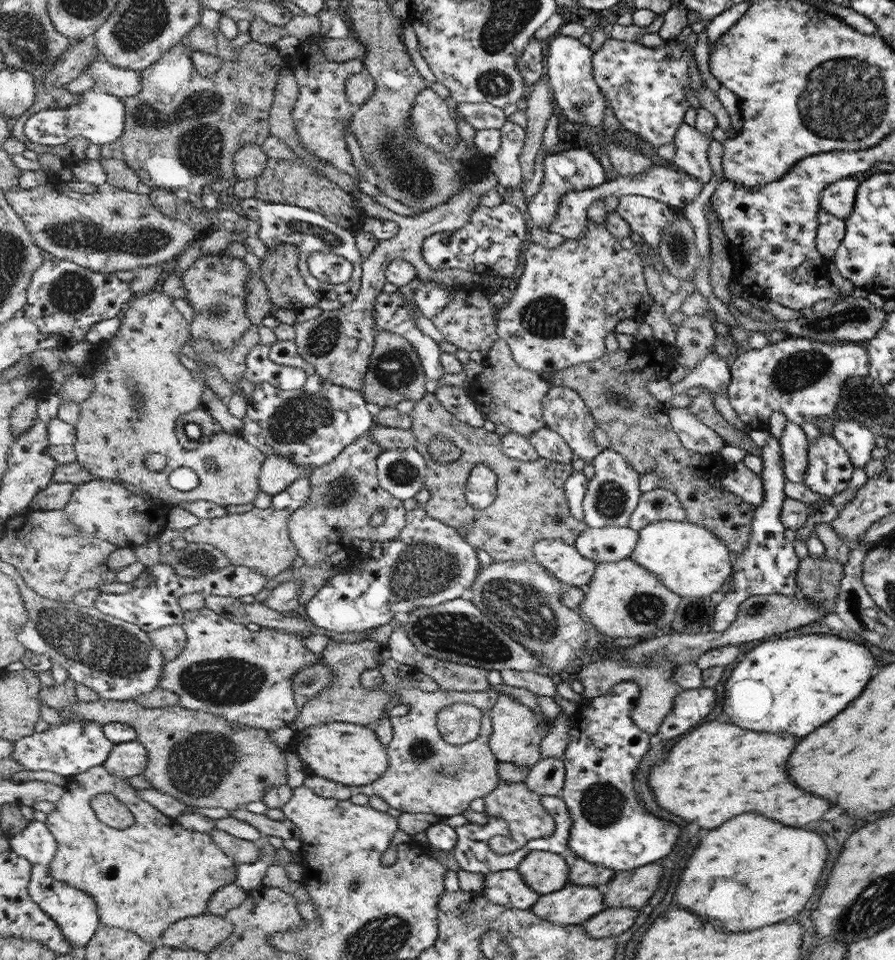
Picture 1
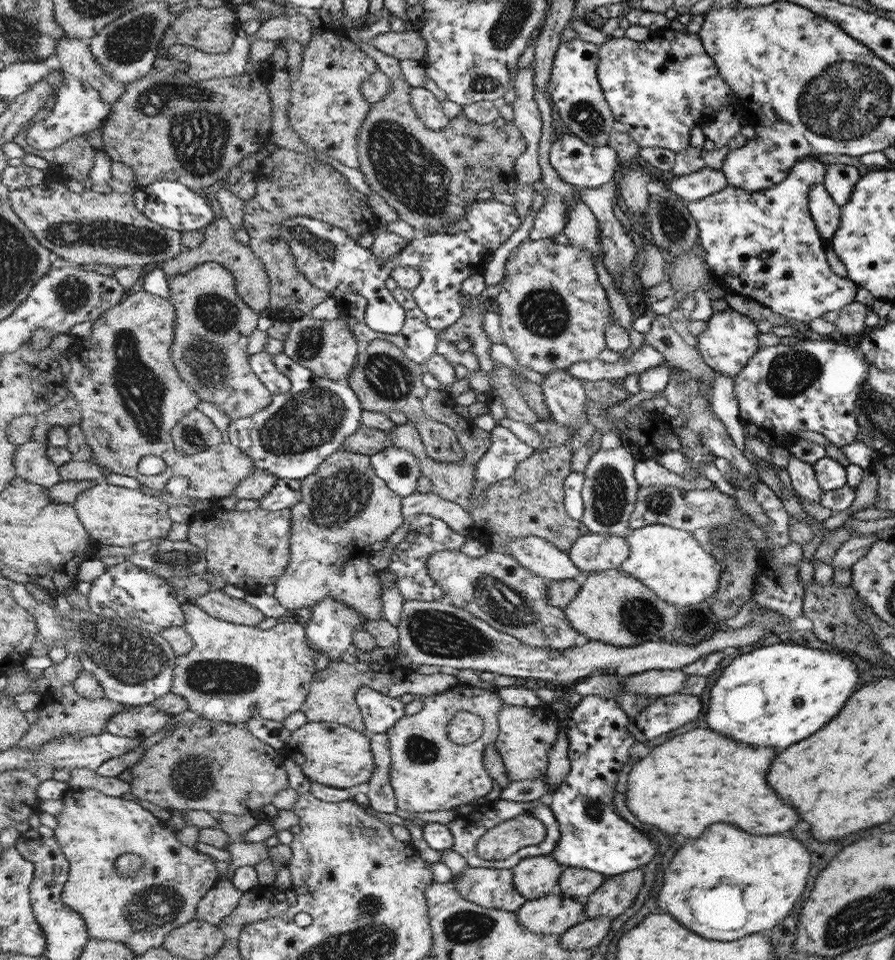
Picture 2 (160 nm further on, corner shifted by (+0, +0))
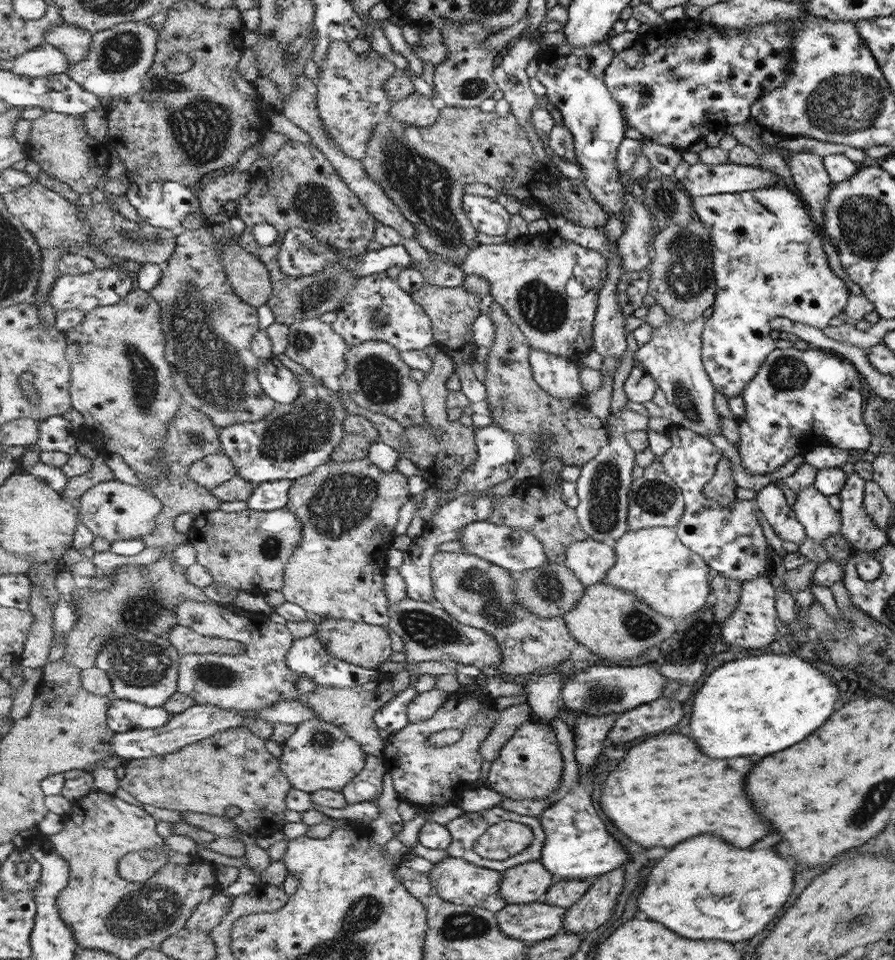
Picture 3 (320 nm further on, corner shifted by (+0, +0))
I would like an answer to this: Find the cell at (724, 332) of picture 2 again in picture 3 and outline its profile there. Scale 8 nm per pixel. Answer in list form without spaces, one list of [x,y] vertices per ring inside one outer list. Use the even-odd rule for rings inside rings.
[[[764,188],[759,190],[746,190],[742,192],[724,193],[724,194],[711,194],[693,199],[694,215],[698,216],[700,220],[709,228],[711,243],[713,244],[713,270],[715,272],[716,285],[717,285],[717,298],[714,302],[714,309],[712,315],[705,319],[706,326],[703,329],[703,350],[702,360],[705,365],[705,370],[708,372],[709,377],[713,381],[713,385],[718,392],[721,392],[726,398],[734,398],[741,396],[745,390],[745,386],[749,384],[759,369],[765,362],[766,357],[776,348],[774,341],[770,338],[770,331],[772,329],[771,320],[773,318],[788,318],[792,322],[806,324],[818,329],[825,329],[830,320],[838,314],[842,314],[850,300],[850,291],[846,284],[840,277],[838,277],[830,265],[826,253],[822,249],[822,241],[817,232],[814,230],[812,221],[808,216],[808,211],[805,209],[804,203],[800,200],[794,191],[787,188]]]

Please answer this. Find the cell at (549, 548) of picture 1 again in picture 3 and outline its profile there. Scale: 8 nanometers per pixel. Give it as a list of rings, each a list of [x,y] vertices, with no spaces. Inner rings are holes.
[[[475,521],[472,524],[468,524],[468,526],[464,526],[458,542],[462,545],[464,553],[473,554],[480,557],[480,559],[494,563],[513,575],[548,564],[549,556],[545,554],[544,544],[537,536],[508,526],[496,526],[492,522]]]

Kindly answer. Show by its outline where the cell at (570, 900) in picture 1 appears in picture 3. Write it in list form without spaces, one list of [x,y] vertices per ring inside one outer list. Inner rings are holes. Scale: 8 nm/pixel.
[[[541,899],[526,904],[507,904],[496,915],[506,936],[535,944],[562,932],[566,911],[567,908],[550,906]]]

